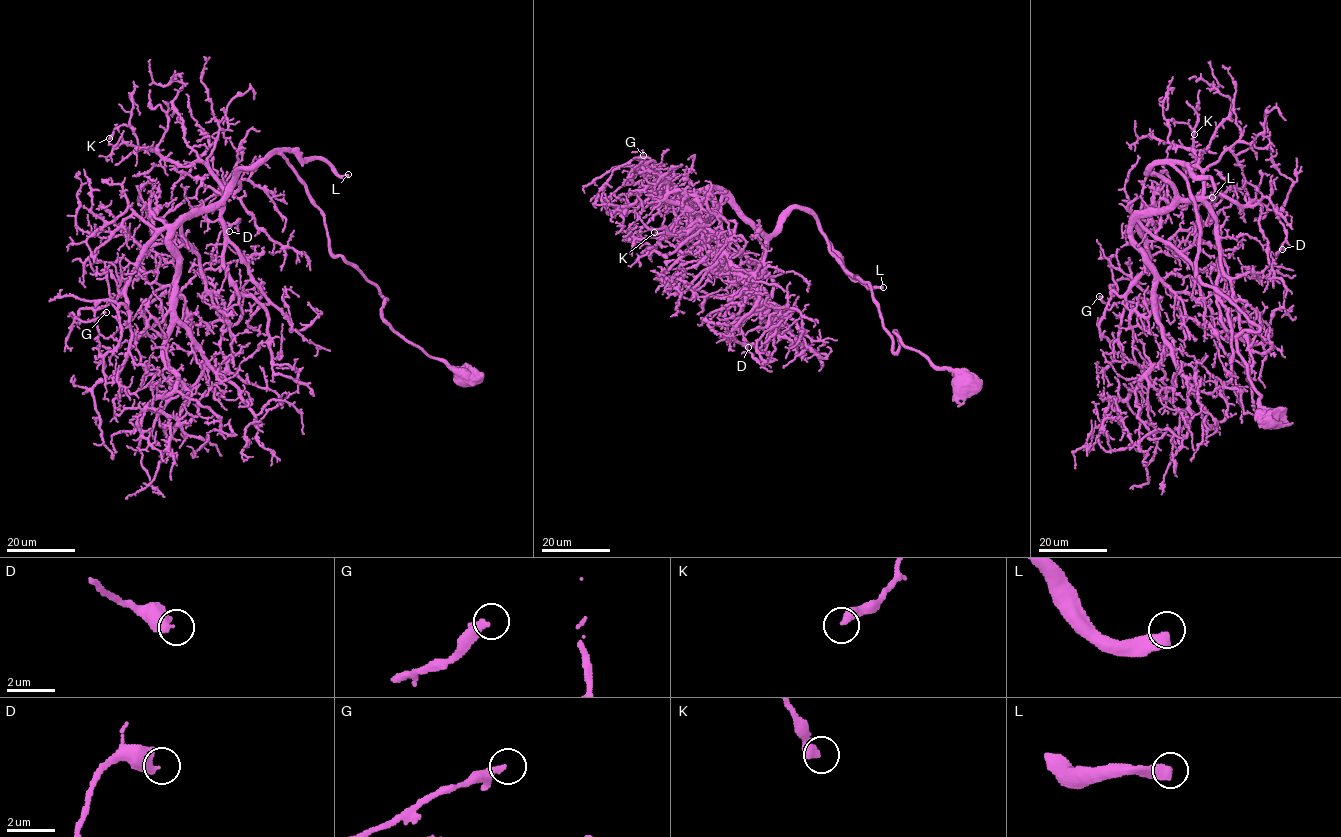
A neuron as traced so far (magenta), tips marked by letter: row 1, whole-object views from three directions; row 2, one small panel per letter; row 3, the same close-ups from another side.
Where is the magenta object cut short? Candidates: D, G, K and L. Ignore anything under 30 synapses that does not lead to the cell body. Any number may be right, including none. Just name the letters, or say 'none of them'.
L

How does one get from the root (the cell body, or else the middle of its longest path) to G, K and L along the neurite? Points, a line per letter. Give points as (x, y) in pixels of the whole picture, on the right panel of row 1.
G: (1270, 419), (1167, 163), (1132, 224), (1162, 298), (1099, 296)
K: (1270, 419), (1237, 347), (1259, 328), (1199, 278), (1188, 184), (1146, 172), (1198, 197), (1168, 121), (1194, 134)
L: (1270, 419), (1237, 347), (1259, 328), (1199, 278), (1200, 225), (1173, 164), (1210, 178), (1212, 197)

